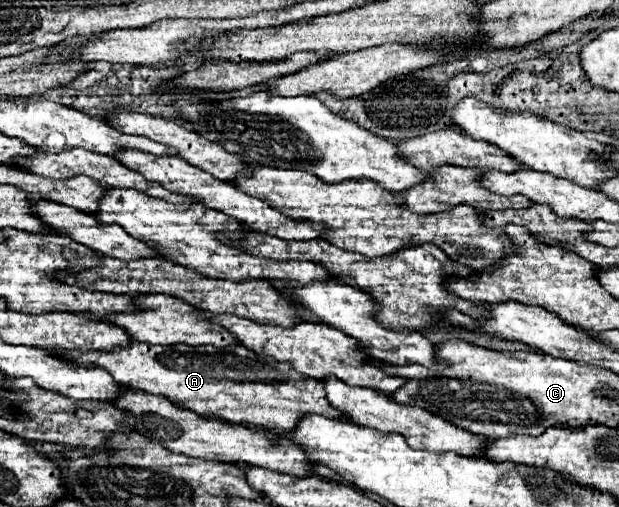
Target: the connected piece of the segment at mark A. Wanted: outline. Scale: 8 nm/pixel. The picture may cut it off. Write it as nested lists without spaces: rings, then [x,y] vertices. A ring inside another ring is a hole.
[[[133,343],[129,349],[115,349],[115,353],[61,353],[75,363],[93,363],[105,367],[117,383],[129,389],[139,389],[153,395],[169,397],[175,403],[187,405],[191,411],[225,421],[247,423],[265,429],[293,431],[307,415],[323,415],[327,419],[349,419],[339,409],[331,407],[325,397],[323,383],[297,373],[291,363],[279,363],[273,357],[253,353],[243,345],[217,349],[213,345],[147,345]]]

